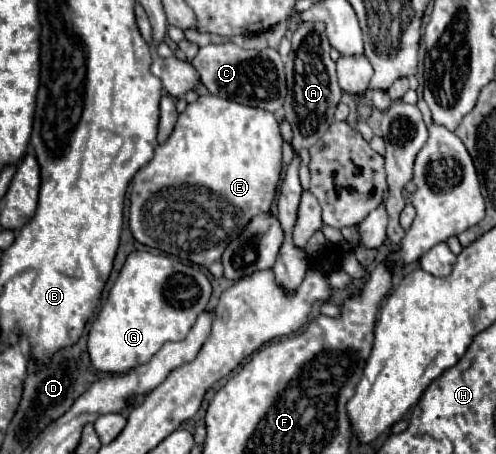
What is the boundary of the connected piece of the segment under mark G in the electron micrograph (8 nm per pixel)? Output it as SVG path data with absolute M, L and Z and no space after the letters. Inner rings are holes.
M133 251L91 325L87 343L91 361L95 361L99 371L113 375L147 363L163 343L187 337L197 315L207 307L209 297L211 283L199 267L185 265L167 255Z

